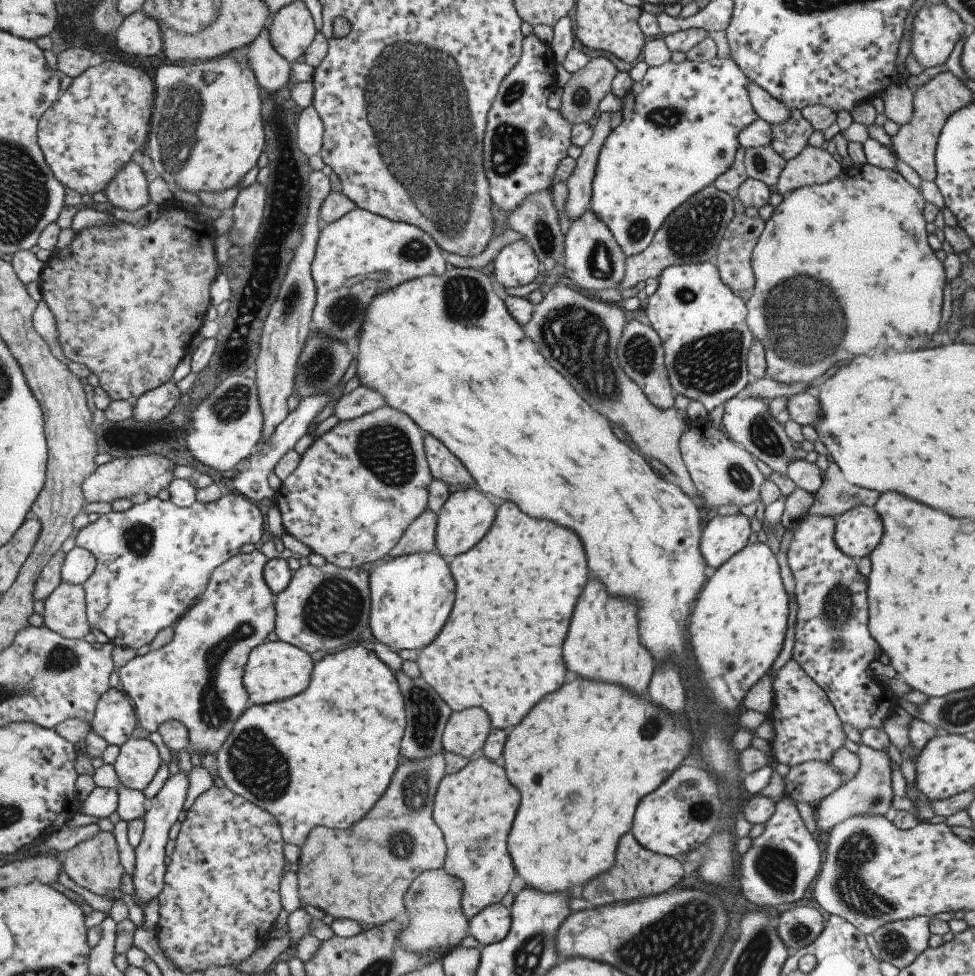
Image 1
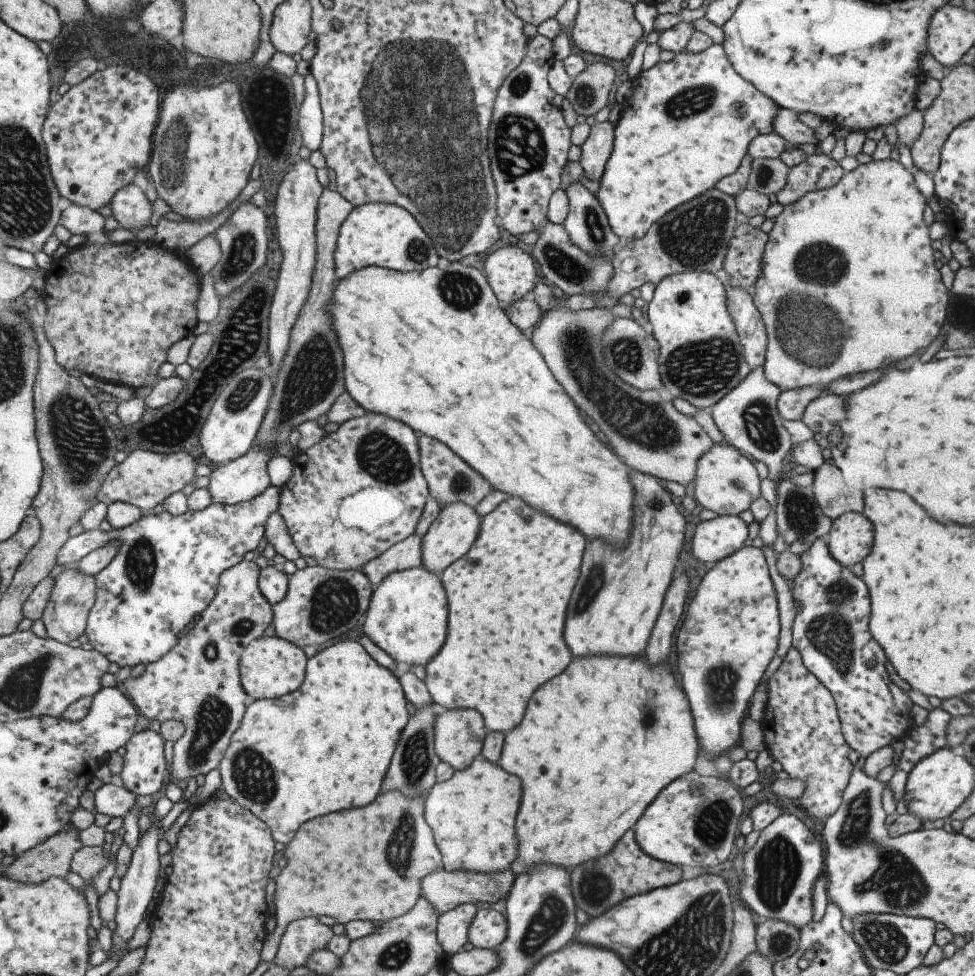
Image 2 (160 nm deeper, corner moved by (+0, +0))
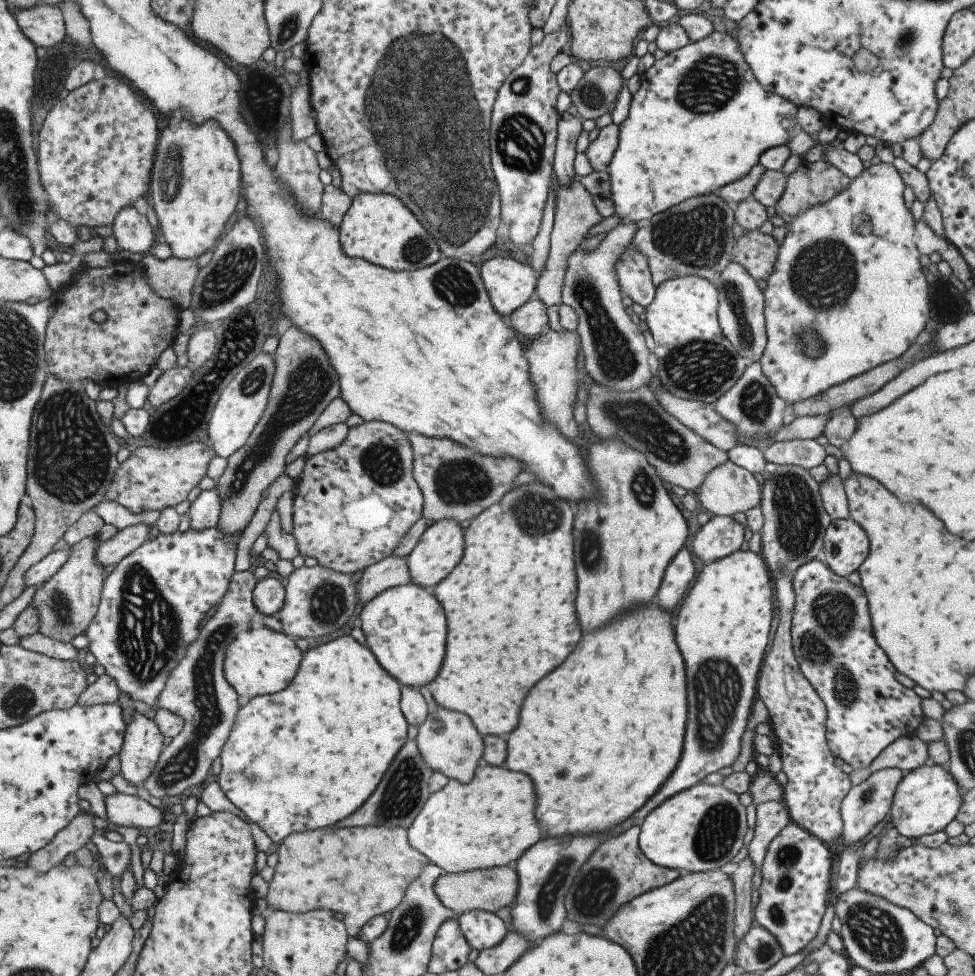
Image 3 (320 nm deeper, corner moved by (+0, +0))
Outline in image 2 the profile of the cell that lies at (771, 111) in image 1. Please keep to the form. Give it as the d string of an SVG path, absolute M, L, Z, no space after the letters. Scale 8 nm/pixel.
M778 106L773 119L773 132L785 139L791 145L801 146L806 151L810 151L818 145L818 140L814 132L805 126L797 117L797 114L790 109Z

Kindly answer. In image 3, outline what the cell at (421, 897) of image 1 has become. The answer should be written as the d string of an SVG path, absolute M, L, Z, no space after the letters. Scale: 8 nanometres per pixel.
M509 864L502 867L488 869L475 869L459 873L447 873L438 877L434 884L437 898L445 908L451 909L455 916L467 911L497 912L499 908L513 904L518 887L518 876L515 865Z

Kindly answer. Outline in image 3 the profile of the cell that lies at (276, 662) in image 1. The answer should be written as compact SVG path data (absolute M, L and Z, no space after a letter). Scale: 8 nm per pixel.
M253 628L239 633L224 650L222 672L239 700L248 701L259 695L270 695L283 690L295 674L302 652L291 637L268 628Z

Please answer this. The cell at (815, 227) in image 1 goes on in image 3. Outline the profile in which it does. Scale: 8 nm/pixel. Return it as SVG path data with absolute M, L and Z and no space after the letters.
M880 162L876 165L870 165L867 169L863 169L859 176L850 179L849 186L844 191L837 193L833 198L820 205L814 205L806 209L805 212L798 213L792 221L786 224L788 231L783 243L778 246L774 269L766 278L766 286L762 291L766 345L758 360L761 372L773 387L775 394L784 400L785 404L792 405L798 401L813 398L829 387L841 384L888 360L897 358L905 352L905 348L916 339L917 335L920 335L928 323L930 319L927 298L929 287L923 277L925 274L921 273L922 266L919 265L918 260L920 254L915 248L914 220L905 208L901 197L904 187L899 173L892 164Z

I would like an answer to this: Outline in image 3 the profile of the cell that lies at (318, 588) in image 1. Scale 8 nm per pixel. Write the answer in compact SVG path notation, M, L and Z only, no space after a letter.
M302 565L283 581L284 601L275 617L281 623L281 632L292 638L321 638L339 630L353 614L355 604L363 606L355 594L356 586L348 574L316 565Z

